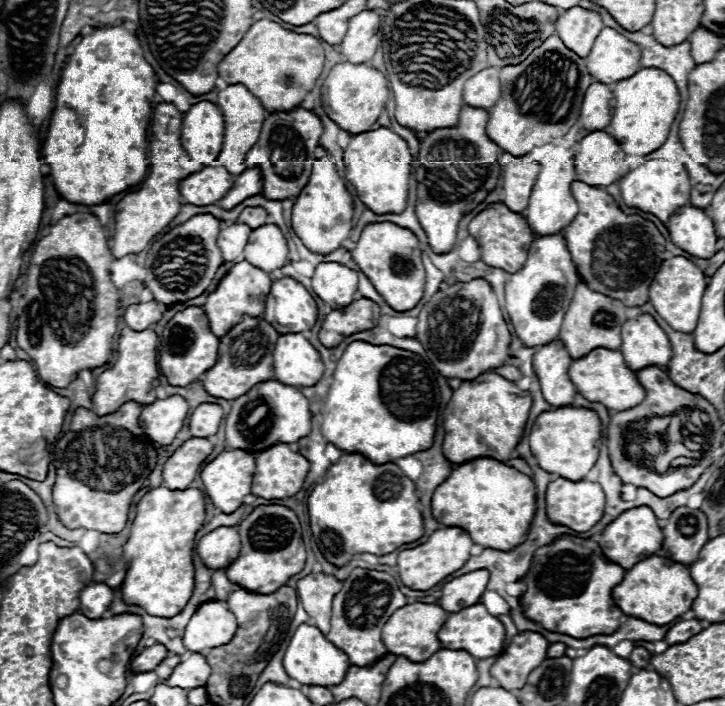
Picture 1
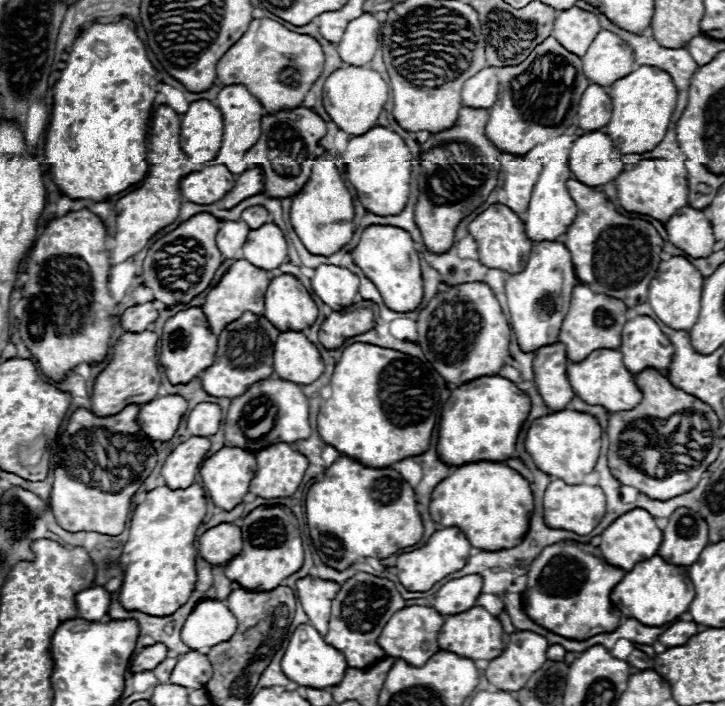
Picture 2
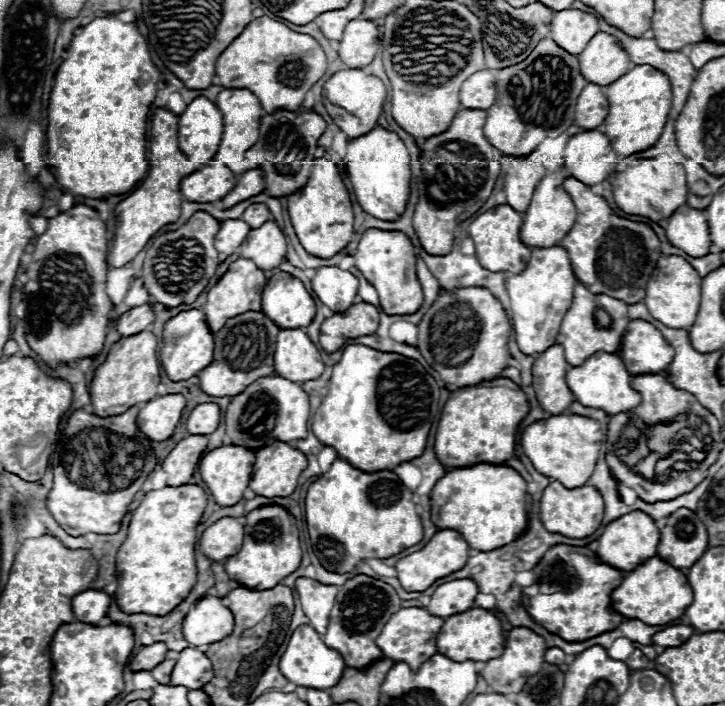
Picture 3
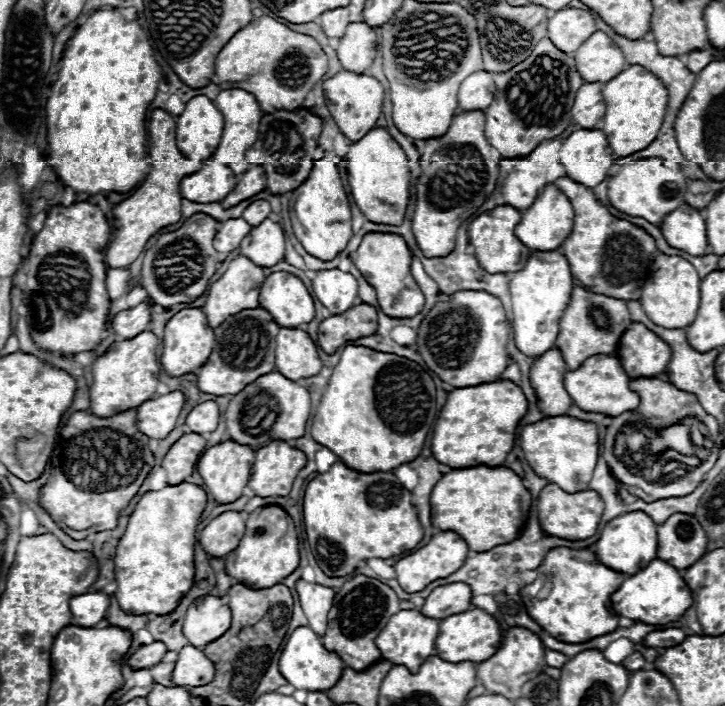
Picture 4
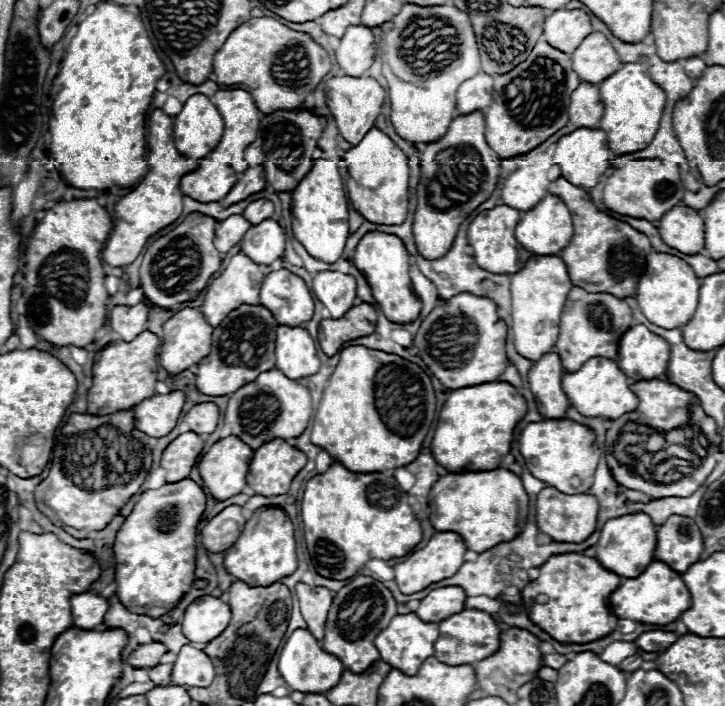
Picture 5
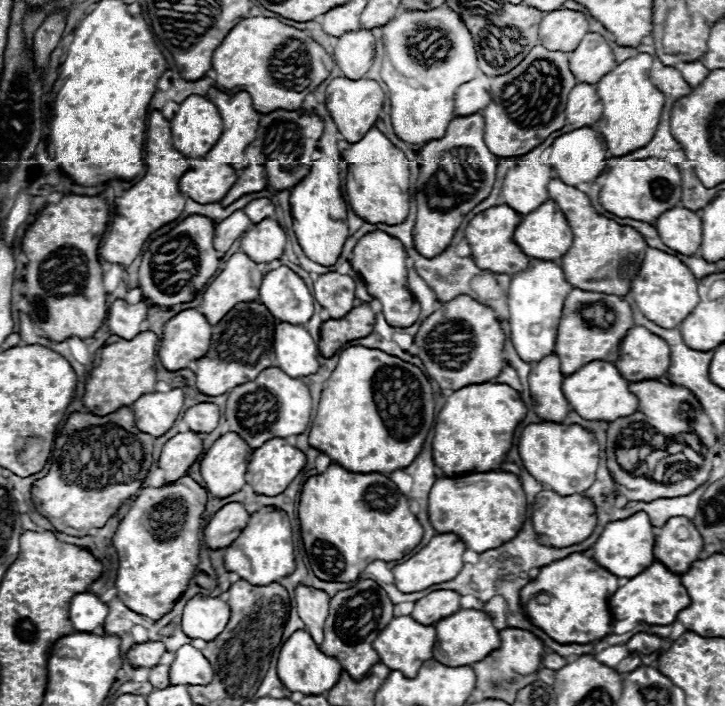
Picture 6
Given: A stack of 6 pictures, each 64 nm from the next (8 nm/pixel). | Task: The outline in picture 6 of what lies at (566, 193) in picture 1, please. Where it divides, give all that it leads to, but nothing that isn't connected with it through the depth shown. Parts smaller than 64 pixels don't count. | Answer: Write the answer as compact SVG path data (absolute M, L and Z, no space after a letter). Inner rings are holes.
M546 200L522 218L514 240L530 258L562 258L570 248L572 230L558 204Z

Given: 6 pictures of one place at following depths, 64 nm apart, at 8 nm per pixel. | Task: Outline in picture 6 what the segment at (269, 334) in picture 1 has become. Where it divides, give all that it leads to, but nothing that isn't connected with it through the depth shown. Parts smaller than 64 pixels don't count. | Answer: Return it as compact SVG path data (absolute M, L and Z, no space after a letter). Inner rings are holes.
M240 302L212 326L214 334L210 340L210 350L204 358L196 360L196 386L206 396L222 396L232 388L254 380L262 370L276 364L274 360L274 326L276 318L268 312L264 304Z

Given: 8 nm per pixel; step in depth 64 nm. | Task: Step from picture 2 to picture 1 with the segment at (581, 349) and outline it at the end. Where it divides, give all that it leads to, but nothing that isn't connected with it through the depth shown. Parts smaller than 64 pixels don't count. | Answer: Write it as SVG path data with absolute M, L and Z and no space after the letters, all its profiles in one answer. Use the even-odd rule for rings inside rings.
M580 282L566 310L566 318L562 322L562 330L558 338L564 342L572 358L582 358L582 354L588 354L590 350L594 350L594 346L606 346L608 350L616 350L620 348L620 330L626 320L628 320L626 306L622 306L622 302L618 302L616 298L598 294L590 290L584 282Z

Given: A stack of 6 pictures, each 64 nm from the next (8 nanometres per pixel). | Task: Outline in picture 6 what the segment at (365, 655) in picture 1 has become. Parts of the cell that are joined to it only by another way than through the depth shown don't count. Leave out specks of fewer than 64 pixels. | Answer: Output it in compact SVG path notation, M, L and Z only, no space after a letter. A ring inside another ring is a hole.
M368 578L356 580L352 588L340 590L336 596L332 596L330 614L324 624L324 642L320 644L320 650L326 656L336 658L342 670L346 670L354 680L364 678L370 666L380 662L376 650L372 648L372 642L388 626L390 618L394 618L394 604L384 588Z

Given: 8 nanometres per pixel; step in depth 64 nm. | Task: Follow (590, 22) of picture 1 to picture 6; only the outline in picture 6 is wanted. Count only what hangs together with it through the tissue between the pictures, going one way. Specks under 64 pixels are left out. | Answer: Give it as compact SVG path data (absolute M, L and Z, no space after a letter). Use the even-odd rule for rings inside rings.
M554 10L548 12L538 28L540 42L548 50L562 50L572 52L576 50L578 42L588 34L588 20L582 12L576 10Z

